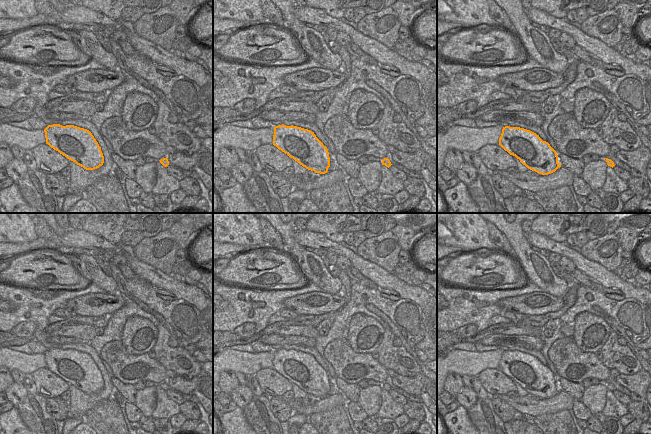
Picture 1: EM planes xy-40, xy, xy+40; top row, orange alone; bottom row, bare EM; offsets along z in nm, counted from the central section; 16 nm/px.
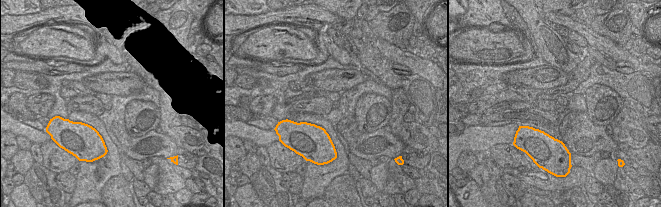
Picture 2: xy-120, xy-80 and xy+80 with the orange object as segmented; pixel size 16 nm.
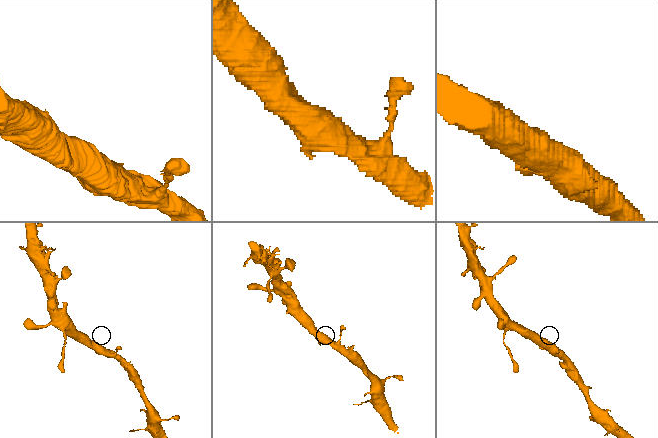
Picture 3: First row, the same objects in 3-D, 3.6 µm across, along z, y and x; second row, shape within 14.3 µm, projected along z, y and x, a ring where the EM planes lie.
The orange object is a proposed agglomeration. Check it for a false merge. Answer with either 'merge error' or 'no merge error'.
no merge error

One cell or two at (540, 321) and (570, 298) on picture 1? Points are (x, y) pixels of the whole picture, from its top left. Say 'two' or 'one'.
one

